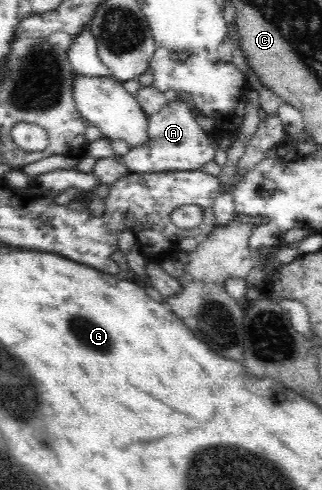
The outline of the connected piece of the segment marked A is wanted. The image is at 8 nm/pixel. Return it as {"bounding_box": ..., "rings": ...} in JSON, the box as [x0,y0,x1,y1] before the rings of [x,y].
{"bounding_box":[122,95,216,173],"rings":[[[179,95],[177,100],[167,103],[166,107],[160,109],[158,113],[147,116],[147,140],[144,145],[131,147],[129,152],[124,155],[122,162],[126,164],[128,171],[140,173],[168,173],[168,172],[188,172],[200,170],[206,163],[214,161],[214,151],[216,147],[212,144],[214,137],[212,133],[205,131],[196,119],[188,112],[187,100]]]}

